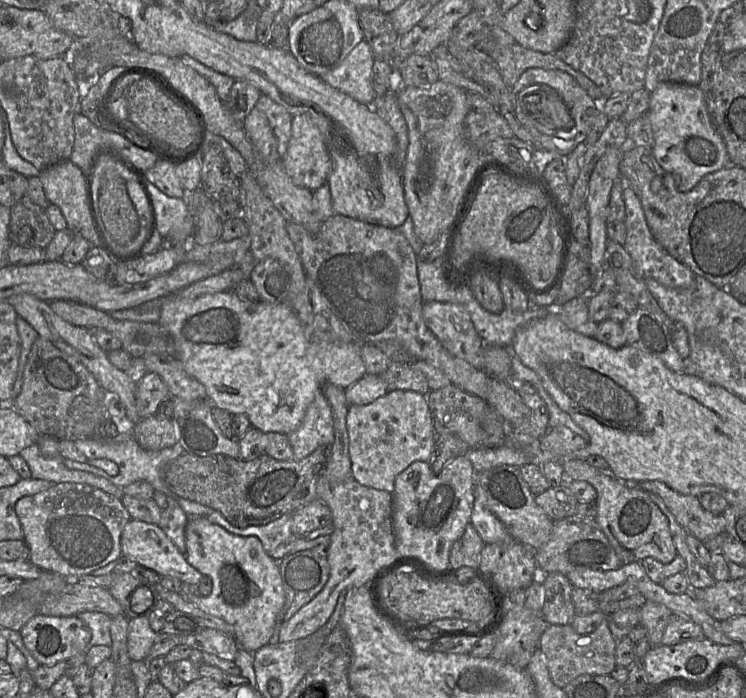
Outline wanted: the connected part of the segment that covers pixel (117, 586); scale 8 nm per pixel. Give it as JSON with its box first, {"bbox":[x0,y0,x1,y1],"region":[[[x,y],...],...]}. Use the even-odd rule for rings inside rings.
{"bbox":[108,573,155,618],"region":[[[132,573],[112,574],[114,579],[108,587],[112,597],[121,605],[123,614],[128,618],[137,618],[139,616],[148,616],[155,610],[155,600],[153,607],[148,608],[142,614],[131,610],[131,597],[134,591],[143,585],[150,585],[146,579],[138,579]]]}

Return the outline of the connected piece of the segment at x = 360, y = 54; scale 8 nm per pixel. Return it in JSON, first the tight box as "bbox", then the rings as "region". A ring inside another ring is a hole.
{"bbox":[318,39,376,106],"region":[[[365,39],[336,68],[318,77],[360,104],[371,106],[376,98],[372,87],[375,57]]]}

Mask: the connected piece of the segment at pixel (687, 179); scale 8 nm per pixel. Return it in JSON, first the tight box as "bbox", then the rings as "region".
{"bbox":[648,83,729,192],"region":[[[659,83],[650,94],[648,115],[654,144],[652,152],[659,166],[673,175],[680,192],[690,191],[705,175],[729,165],[729,156],[723,139],[715,129],[709,113],[709,98],[698,85]]]}

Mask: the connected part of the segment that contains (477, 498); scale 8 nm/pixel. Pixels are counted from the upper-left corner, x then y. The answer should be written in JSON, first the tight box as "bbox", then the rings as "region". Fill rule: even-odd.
{"bbox":[471,474,516,544],"region":[[[478,474],[474,487],[474,505],[471,514],[471,523],[479,533],[485,544],[512,543],[516,541],[507,531],[504,524],[485,506],[485,494],[478,485]]]}

